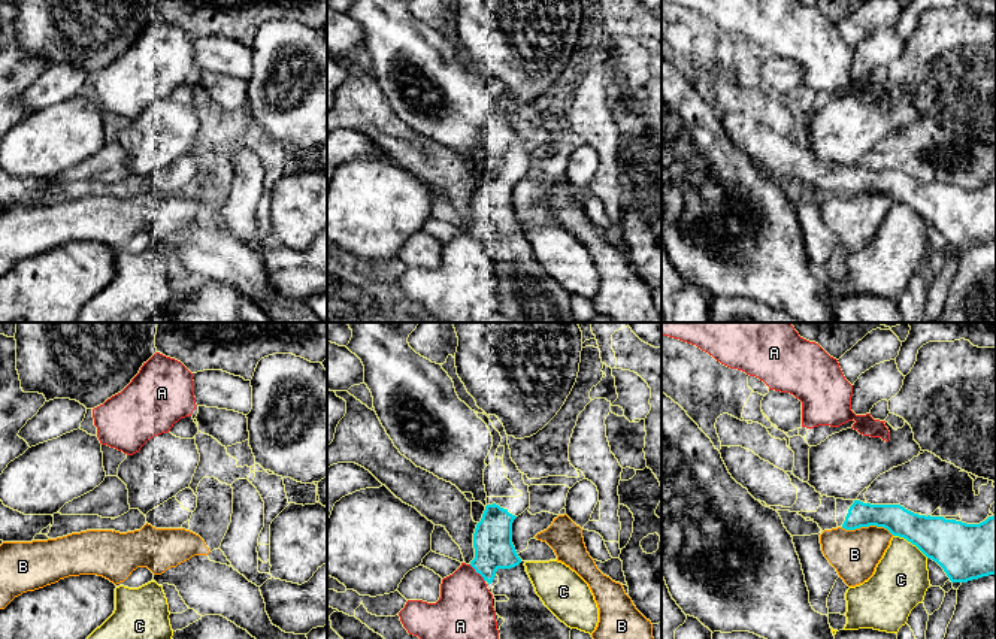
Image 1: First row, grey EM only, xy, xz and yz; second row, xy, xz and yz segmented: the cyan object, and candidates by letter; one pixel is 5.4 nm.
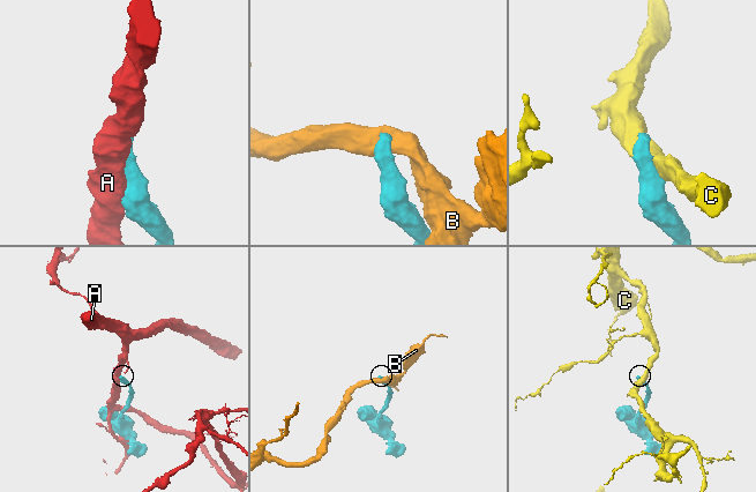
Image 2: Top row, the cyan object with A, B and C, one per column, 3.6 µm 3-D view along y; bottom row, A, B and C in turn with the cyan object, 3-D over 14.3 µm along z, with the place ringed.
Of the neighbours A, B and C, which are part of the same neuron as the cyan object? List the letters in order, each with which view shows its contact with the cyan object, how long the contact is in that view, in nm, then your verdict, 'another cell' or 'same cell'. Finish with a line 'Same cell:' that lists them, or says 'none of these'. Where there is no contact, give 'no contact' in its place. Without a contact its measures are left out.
A: xz | 130 nm | another cell
B: yz | 300 nm | another cell
C: yz | 220 nm | another cell
Same cell: none of these

